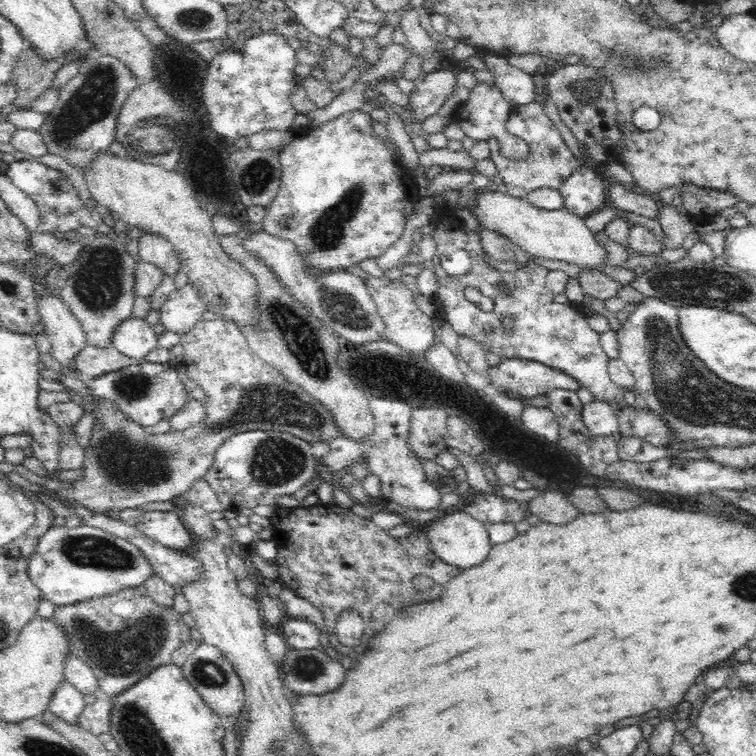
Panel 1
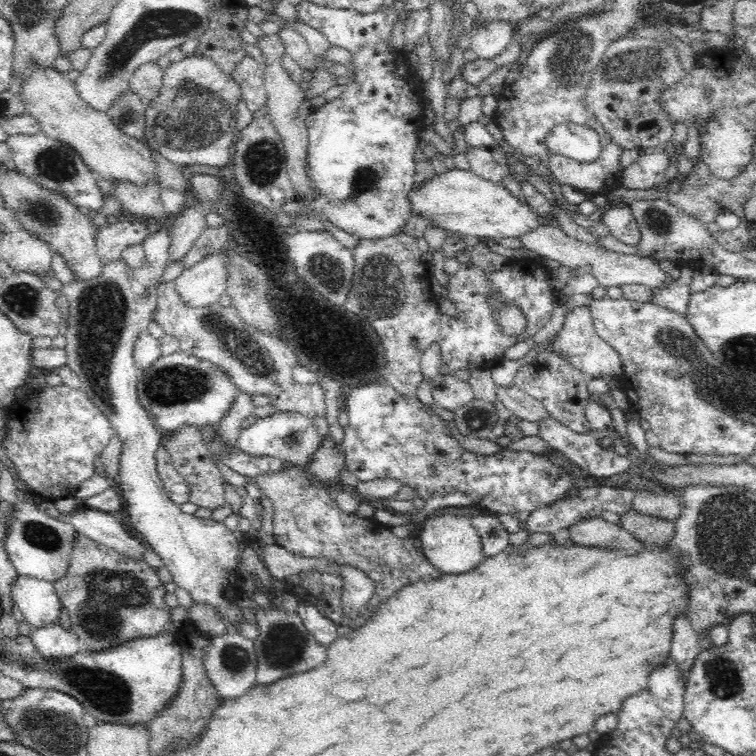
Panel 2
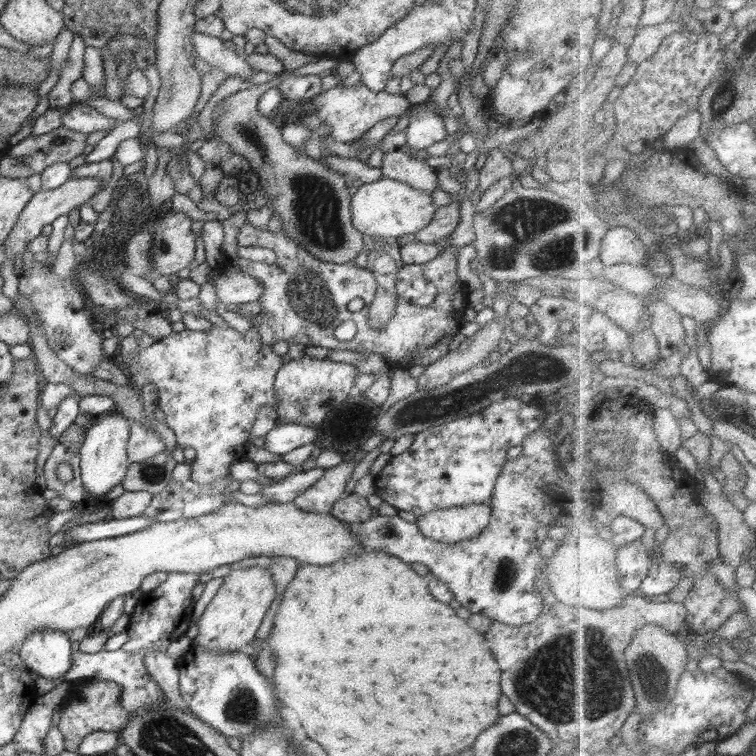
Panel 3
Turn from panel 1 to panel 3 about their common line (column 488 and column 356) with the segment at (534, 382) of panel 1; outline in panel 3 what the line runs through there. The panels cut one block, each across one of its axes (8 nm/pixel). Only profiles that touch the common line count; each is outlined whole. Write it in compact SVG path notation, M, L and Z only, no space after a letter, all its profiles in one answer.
M308 355L283 363L275 378L275 389L279 402L276 406L278 418L284 423L318 428L329 412L342 404L348 395L355 392L358 372L355 366L330 359L315 359Z

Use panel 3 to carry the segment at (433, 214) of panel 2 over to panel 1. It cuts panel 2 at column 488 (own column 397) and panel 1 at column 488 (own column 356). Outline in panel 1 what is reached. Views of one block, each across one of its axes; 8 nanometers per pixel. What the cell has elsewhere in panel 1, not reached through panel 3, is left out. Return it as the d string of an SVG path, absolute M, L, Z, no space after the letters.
M500 191L479 194L473 209L472 214L479 225L509 238L532 257L564 260L568 264L577 264L585 270L598 266L598 264L607 264L606 249L604 245L596 242L595 235L586 226L585 218L575 216L565 209L541 210L535 208L525 198Z

